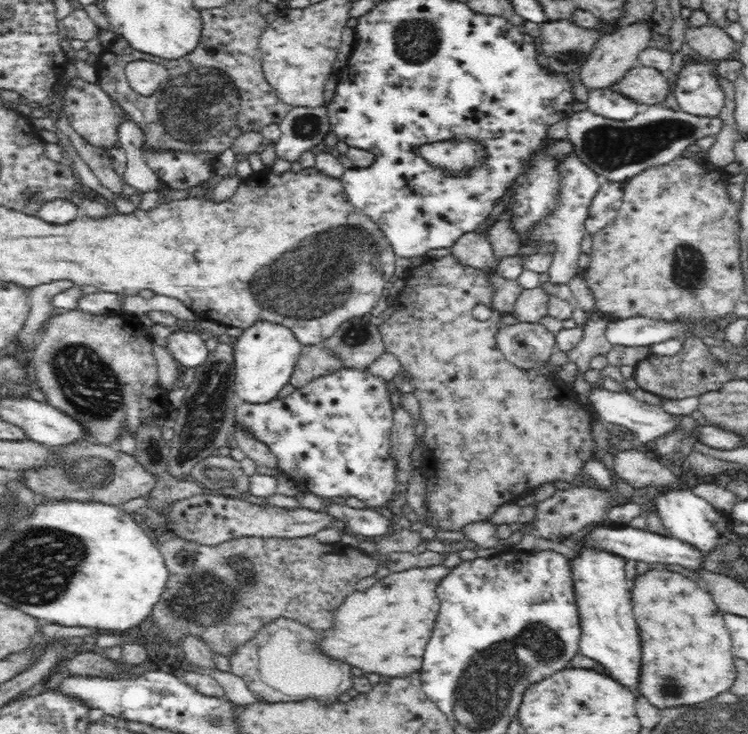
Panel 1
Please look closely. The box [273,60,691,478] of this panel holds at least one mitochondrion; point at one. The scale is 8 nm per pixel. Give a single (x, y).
(308, 127)

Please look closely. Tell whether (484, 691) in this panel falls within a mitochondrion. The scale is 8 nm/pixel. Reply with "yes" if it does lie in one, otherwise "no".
yes

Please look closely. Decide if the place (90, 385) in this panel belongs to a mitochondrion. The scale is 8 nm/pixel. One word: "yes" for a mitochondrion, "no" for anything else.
yes

